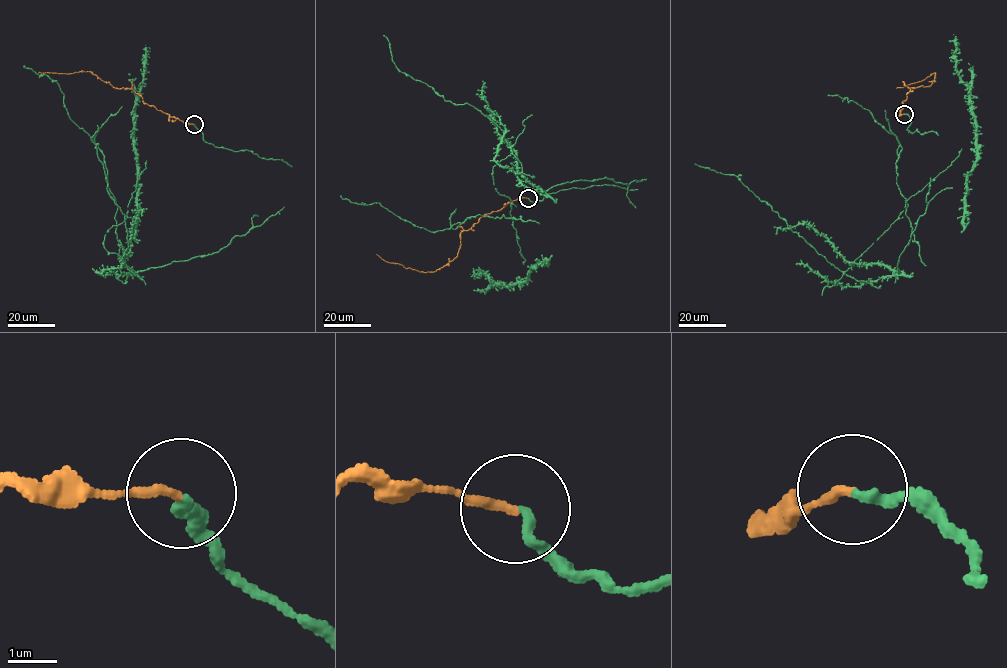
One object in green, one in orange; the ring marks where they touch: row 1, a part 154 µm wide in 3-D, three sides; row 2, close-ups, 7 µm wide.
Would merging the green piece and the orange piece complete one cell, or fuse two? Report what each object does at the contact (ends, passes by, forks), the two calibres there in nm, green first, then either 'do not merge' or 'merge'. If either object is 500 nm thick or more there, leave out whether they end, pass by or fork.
green ends | orange ends | 200/180 nm | merge

